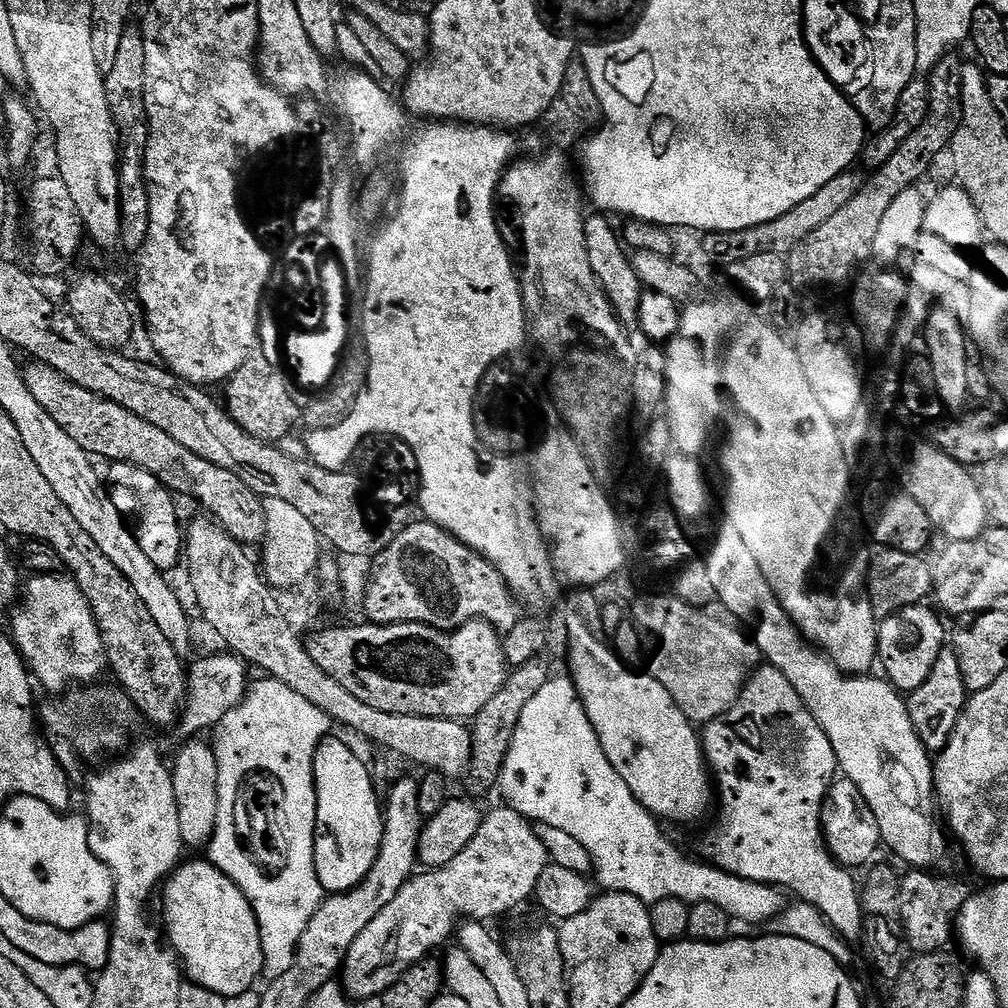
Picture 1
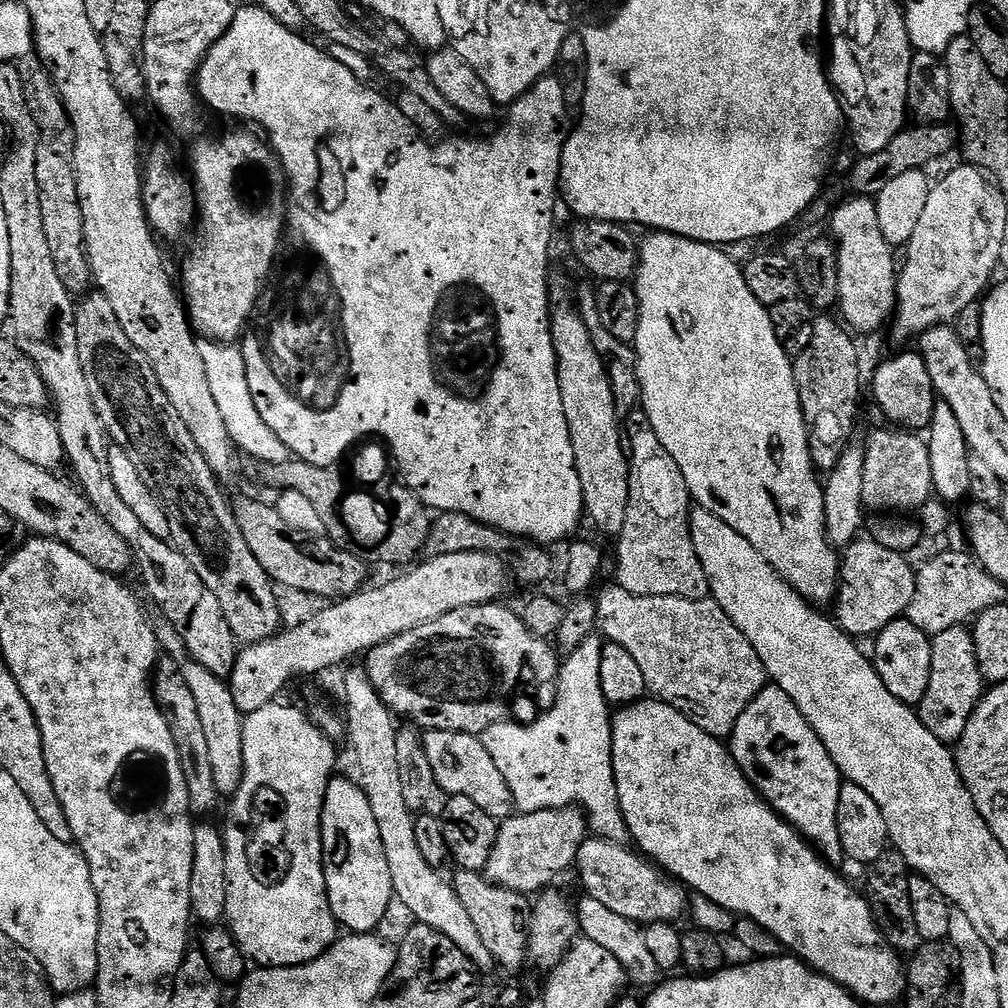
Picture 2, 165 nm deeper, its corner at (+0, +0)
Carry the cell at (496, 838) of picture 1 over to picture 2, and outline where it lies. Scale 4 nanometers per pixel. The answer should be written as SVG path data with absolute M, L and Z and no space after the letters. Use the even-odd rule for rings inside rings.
M572 806L513 814L496 829L496 844L490 850L488 865L482 869L483 875L491 884L539 894L575 865L576 854L589 832L585 813Z

